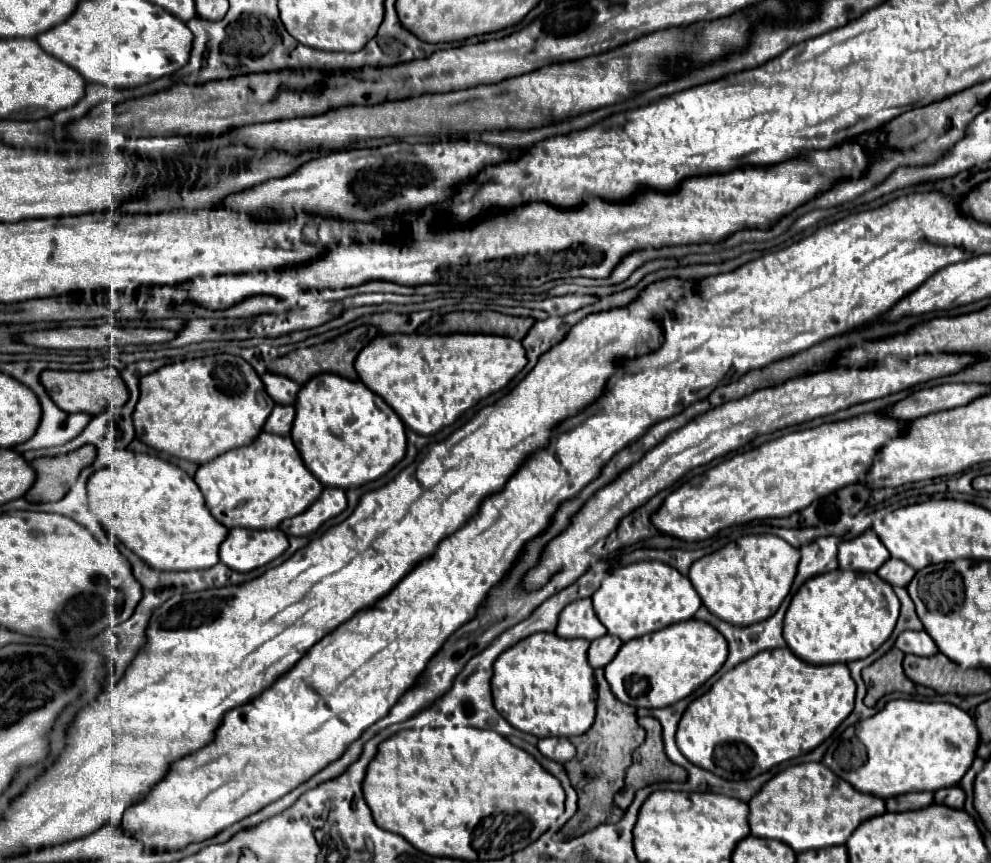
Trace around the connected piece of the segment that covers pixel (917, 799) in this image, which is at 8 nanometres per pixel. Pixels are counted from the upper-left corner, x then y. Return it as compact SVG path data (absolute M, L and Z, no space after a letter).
M907 793L905 797L895 797L899 803L899 809L919 809L933 803L933 793Z

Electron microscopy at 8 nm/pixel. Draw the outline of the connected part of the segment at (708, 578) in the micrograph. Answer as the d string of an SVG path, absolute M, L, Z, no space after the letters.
M749 535L723 549L701 557L691 565L689 579L701 597L701 603L731 625L753 625L769 619L787 593L797 573L797 553L787 541L775 535Z

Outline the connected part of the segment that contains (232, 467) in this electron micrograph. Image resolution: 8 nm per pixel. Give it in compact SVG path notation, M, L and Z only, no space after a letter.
M261 431L249 445L199 465L195 483L201 487L207 507L219 523L245 529L273 529L283 519L303 513L323 491L323 485L305 467L291 437L267 431Z

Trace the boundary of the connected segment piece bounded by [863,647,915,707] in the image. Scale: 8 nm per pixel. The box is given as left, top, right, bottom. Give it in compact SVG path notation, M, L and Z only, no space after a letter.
M893 647L889 653L885 653L881 659L877 659L873 665L863 669L863 681L867 685L865 705L873 707L883 695L901 691L901 693L913 693L915 683L907 679L903 673L901 661L903 655L897 647Z

